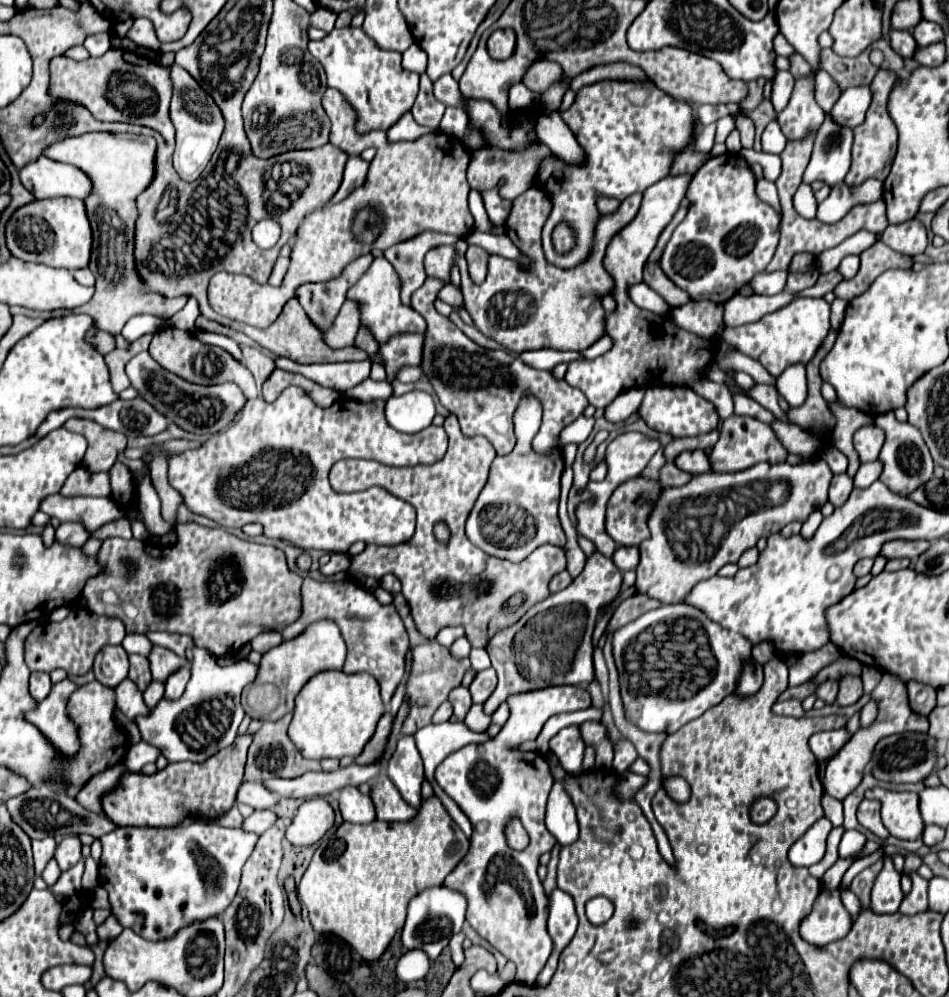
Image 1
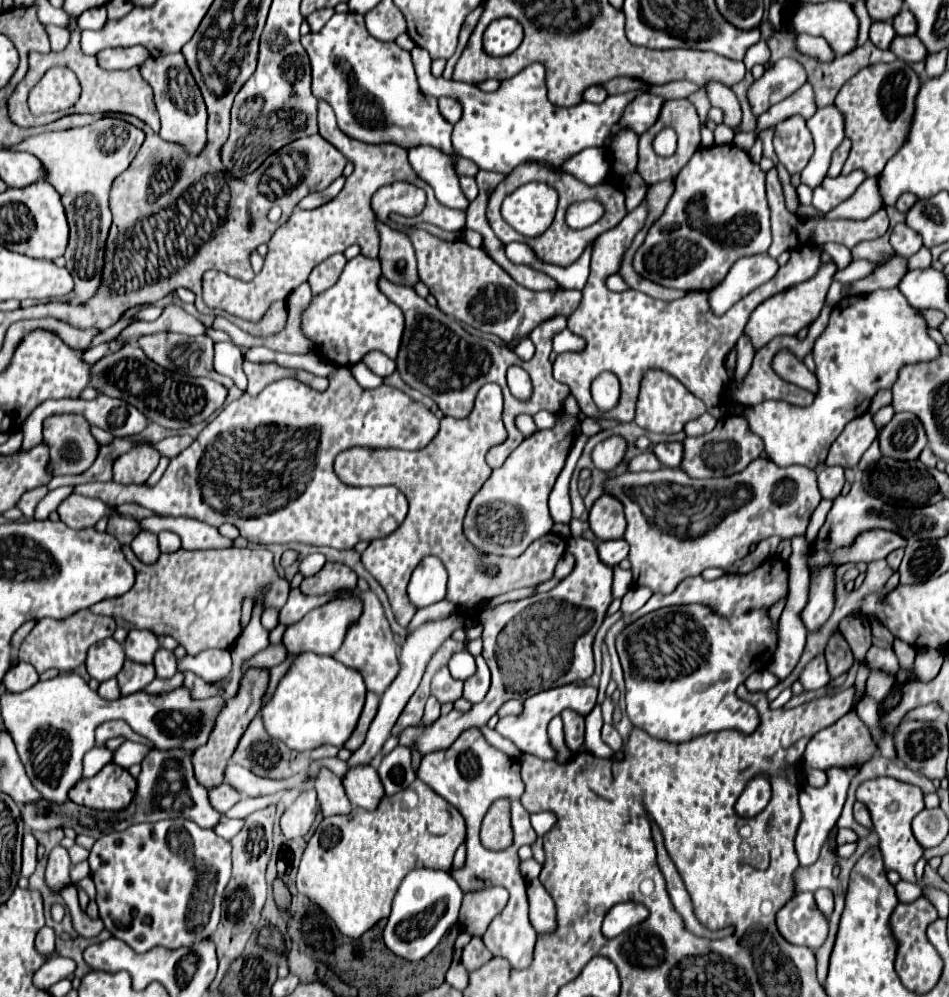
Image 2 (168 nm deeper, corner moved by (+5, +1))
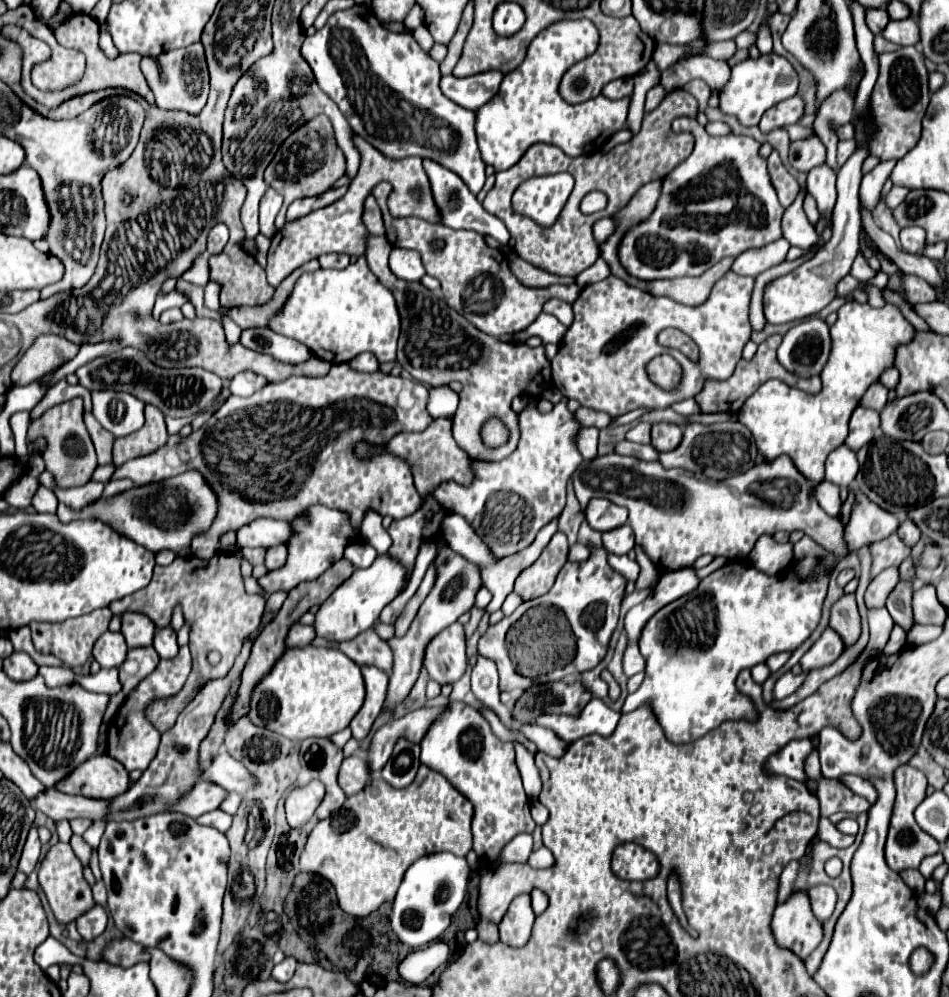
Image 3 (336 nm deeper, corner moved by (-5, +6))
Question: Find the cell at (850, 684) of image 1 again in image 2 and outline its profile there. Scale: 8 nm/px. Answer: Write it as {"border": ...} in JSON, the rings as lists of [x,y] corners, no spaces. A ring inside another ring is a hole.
{"border":[[[840,631],[832,633],[832,637],[830,637],[828,645],[826,645],[824,655],[826,655],[826,661],[828,661],[828,673],[830,673],[830,677],[840,677],[854,663],[850,645],[848,645],[846,637]]]}

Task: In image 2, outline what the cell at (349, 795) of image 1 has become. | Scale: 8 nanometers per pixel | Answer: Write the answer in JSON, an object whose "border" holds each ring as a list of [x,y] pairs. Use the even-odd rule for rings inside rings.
{"border":[[[322,767],[314,779],[314,787],[318,793],[318,801],[320,801],[320,811],[324,817],[330,815],[342,815],[342,813],[350,813],[352,805],[344,793],[342,781],[326,767]]]}

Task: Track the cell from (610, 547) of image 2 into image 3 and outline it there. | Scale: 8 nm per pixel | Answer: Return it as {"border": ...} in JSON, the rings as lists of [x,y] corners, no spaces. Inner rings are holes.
{"border":[[[624,524],[624,526],[616,528],[616,530],[610,530],[606,534],[602,534],[602,542],[604,542],[604,548],[608,552],[618,554],[618,556],[628,554],[634,548],[634,544],[636,544],[634,534],[632,534],[632,530],[630,530],[628,524]]]}

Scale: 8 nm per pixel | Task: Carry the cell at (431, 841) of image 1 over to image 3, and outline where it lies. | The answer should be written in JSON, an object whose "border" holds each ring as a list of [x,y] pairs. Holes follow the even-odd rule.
{"border":[[[420,766],[414,782],[402,790],[392,788],[382,778],[374,778],[374,782],[362,790],[362,794],[350,796],[342,810],[332,816],[320,820],[312,834],[308,836],[306,850],[300,858],[300,866],[304,872],[318,874],[332,882],[338,904],[342,910],[356,918],[366,918],[376,912],[384,902],[394,902],[398,886],[402,882],[402,874],[408,870],[410,862],[434,852],[452,852],[458,856],[466,856],[472,850],[472,804],[466,800],[450,782],[438,776],[434,770]]]}

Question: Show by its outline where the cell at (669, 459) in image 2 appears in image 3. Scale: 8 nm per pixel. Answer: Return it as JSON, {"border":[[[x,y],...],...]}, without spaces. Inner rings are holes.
{"border":[[[654,424],[652,444],[658,452],[670,452],[682,442],[682,428],[674,424]]]}

